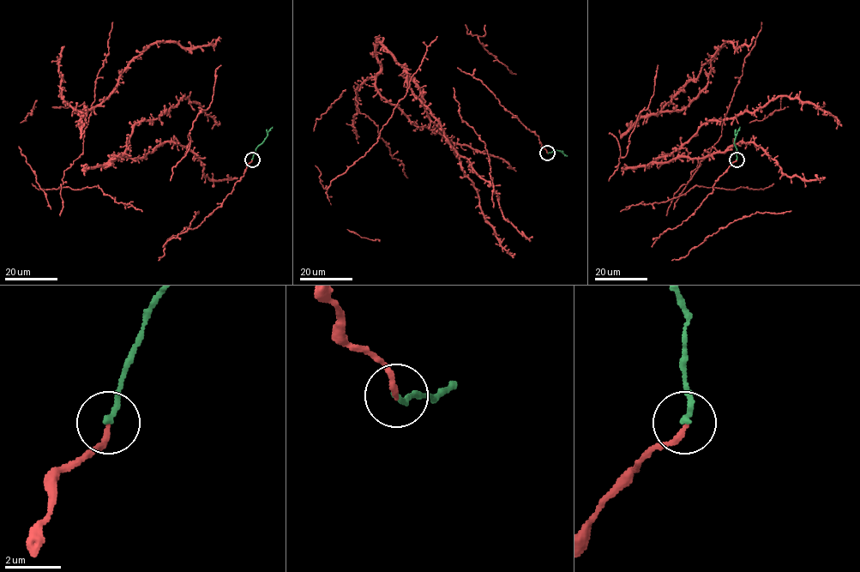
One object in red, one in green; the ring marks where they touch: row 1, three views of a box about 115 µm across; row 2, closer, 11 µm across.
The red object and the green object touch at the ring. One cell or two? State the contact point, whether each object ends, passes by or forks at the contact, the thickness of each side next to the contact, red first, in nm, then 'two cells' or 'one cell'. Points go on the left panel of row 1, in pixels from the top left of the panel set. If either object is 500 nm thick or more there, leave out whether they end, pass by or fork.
(252, 159) | red ends | green ends | 190/200 nm | one cell

